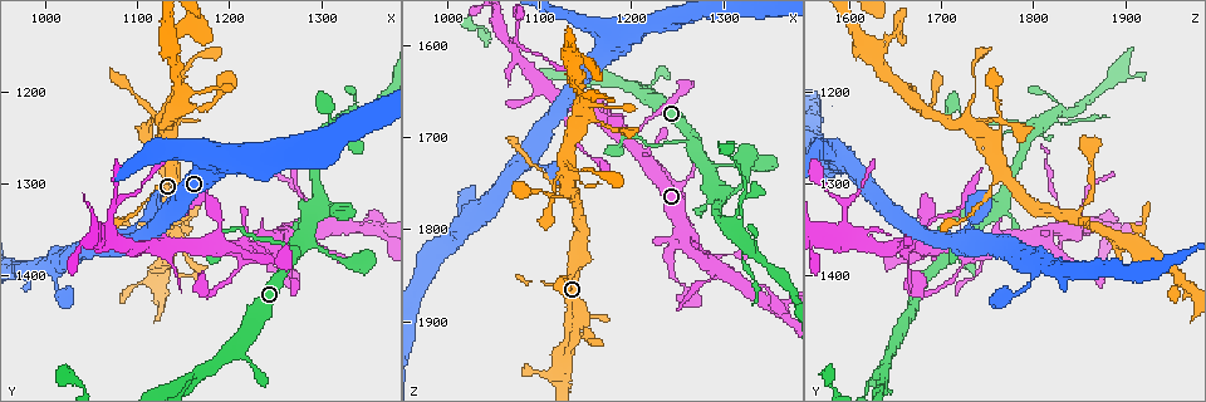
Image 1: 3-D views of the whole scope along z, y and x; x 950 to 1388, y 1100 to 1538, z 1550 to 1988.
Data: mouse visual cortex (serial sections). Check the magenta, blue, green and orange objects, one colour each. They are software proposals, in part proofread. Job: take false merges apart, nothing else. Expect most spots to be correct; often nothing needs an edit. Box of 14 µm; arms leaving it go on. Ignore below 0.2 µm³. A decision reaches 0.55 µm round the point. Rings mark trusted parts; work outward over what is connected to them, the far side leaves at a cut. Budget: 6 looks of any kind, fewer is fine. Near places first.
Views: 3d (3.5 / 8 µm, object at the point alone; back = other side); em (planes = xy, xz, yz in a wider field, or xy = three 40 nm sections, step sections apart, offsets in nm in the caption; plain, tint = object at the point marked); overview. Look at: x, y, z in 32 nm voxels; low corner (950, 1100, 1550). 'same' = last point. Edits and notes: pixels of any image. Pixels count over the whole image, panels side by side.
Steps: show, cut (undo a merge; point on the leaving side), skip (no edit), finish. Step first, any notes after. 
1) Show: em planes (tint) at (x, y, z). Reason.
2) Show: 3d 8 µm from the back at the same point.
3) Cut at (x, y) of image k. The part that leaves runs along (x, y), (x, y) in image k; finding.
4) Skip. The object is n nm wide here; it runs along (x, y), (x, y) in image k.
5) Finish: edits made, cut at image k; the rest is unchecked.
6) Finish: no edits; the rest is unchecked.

Show: 3d 3.5 µm at (1215, 1380, 1720). Two arms in line, one across.

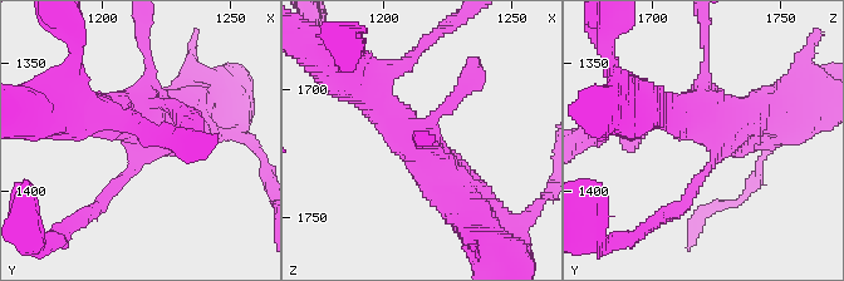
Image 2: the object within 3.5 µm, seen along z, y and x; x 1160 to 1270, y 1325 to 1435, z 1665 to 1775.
Show: em xy step 3 (tint) at (1214, 1380, 1724). Need the tissue.

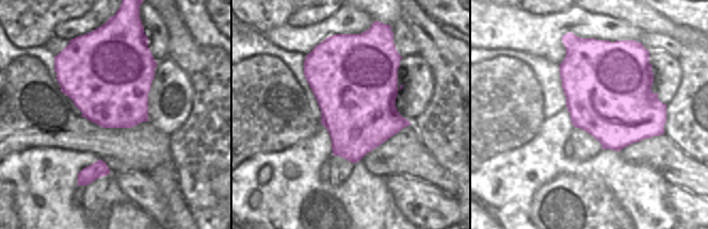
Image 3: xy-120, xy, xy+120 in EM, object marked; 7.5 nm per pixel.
Skip. It runs along (471, 216), (367, 90) in image 2; one cell here.

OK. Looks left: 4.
Show: 3d 3.5 µm at (1135, 1330, 1850). Arms part here.

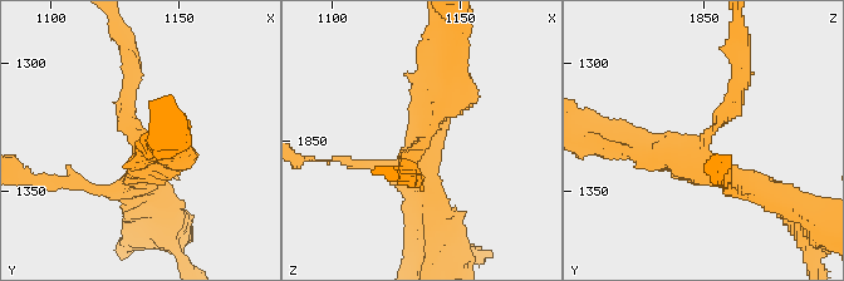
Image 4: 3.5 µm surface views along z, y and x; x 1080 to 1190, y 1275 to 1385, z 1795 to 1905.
Show: em xy step 1 (tint) at (1136, 1330, 1850).

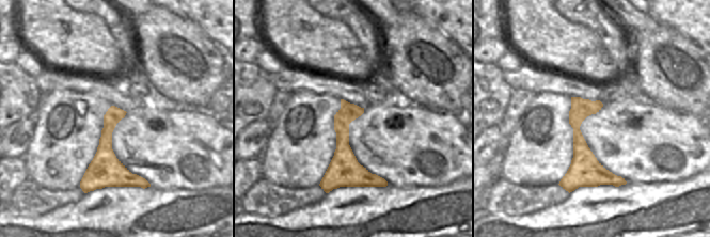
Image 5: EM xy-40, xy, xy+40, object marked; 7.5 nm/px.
Skip. It runs along (744, 79), (692, 152), (633, 144) in image 4; all the same cell.

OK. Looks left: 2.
Show: 3d 3.5 µm at (1175, 1505, 1635). Three arms meet.

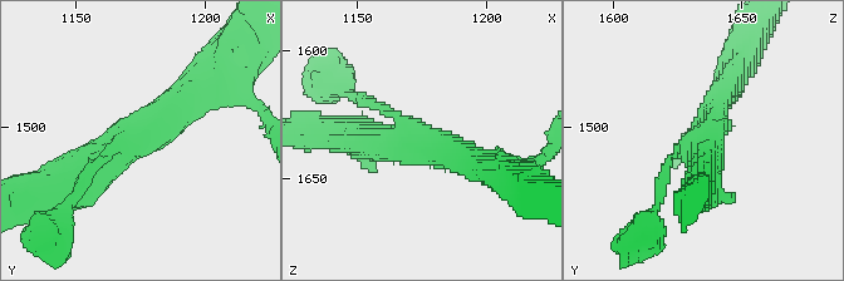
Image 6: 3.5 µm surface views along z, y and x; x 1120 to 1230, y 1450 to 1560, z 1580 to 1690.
Show: em xy step 1 (tint) at (1172, 1504, 1636). 3 arms meet here; the arms are 100, 350, 400 nm wide.

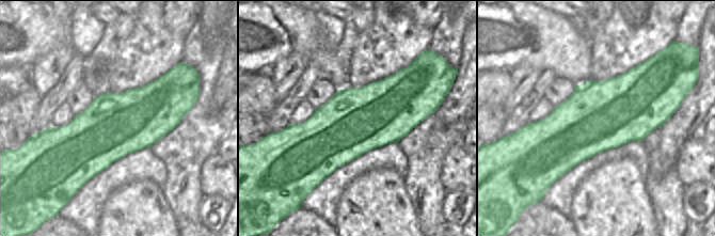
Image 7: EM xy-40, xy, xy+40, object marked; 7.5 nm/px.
Skip. Continuous, no second cell.

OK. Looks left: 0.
Finish: no edits; the rest is unchecked.

